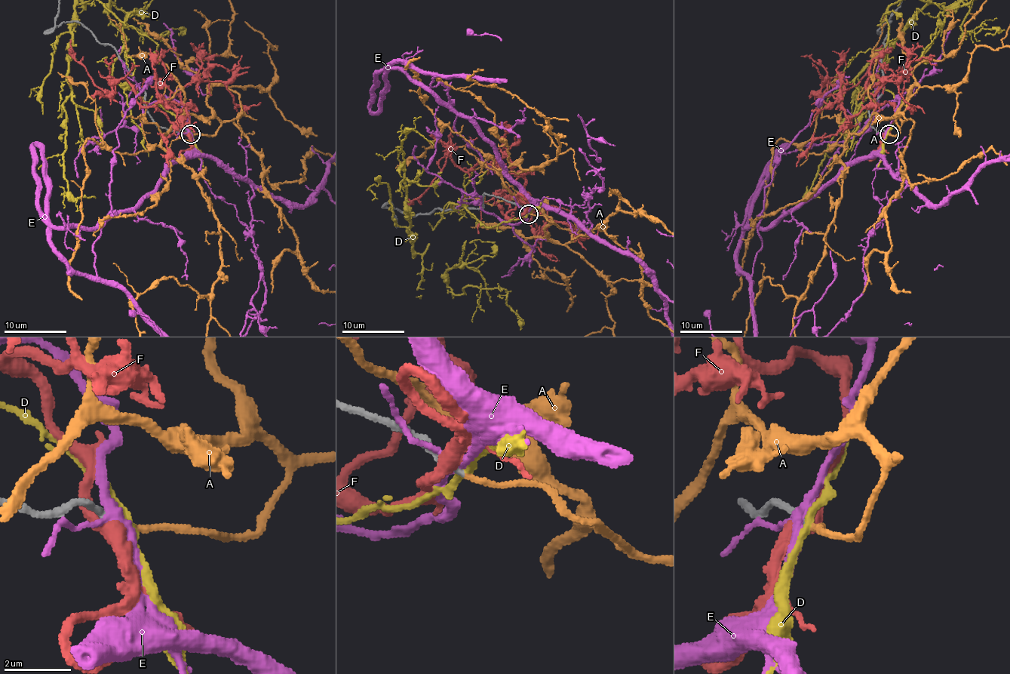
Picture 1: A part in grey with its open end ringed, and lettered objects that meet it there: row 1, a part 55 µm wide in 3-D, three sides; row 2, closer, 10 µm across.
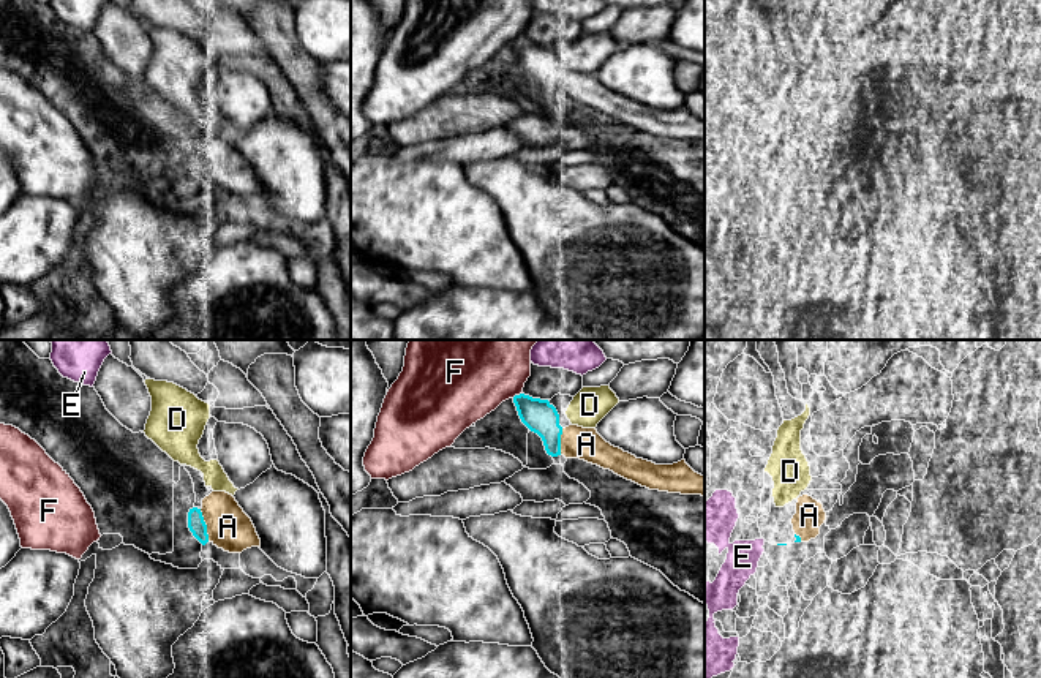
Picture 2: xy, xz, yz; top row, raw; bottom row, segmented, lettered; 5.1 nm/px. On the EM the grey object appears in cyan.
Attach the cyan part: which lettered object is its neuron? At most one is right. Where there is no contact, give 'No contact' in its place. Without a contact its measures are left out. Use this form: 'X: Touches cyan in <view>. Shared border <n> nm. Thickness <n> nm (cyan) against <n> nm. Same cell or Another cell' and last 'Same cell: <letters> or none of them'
A: Touches cyan in xy. Shared border 180 nm. Thickness 90 nm (cyan) against 220 nm. Same cell
D: No contact. Another cell
E: No contact. Another cell
F: Touches cyan in xz. Shared border 60 nm. Thickness 170 nm (cyan) against 480 nm. Another cell
Same cell: A

